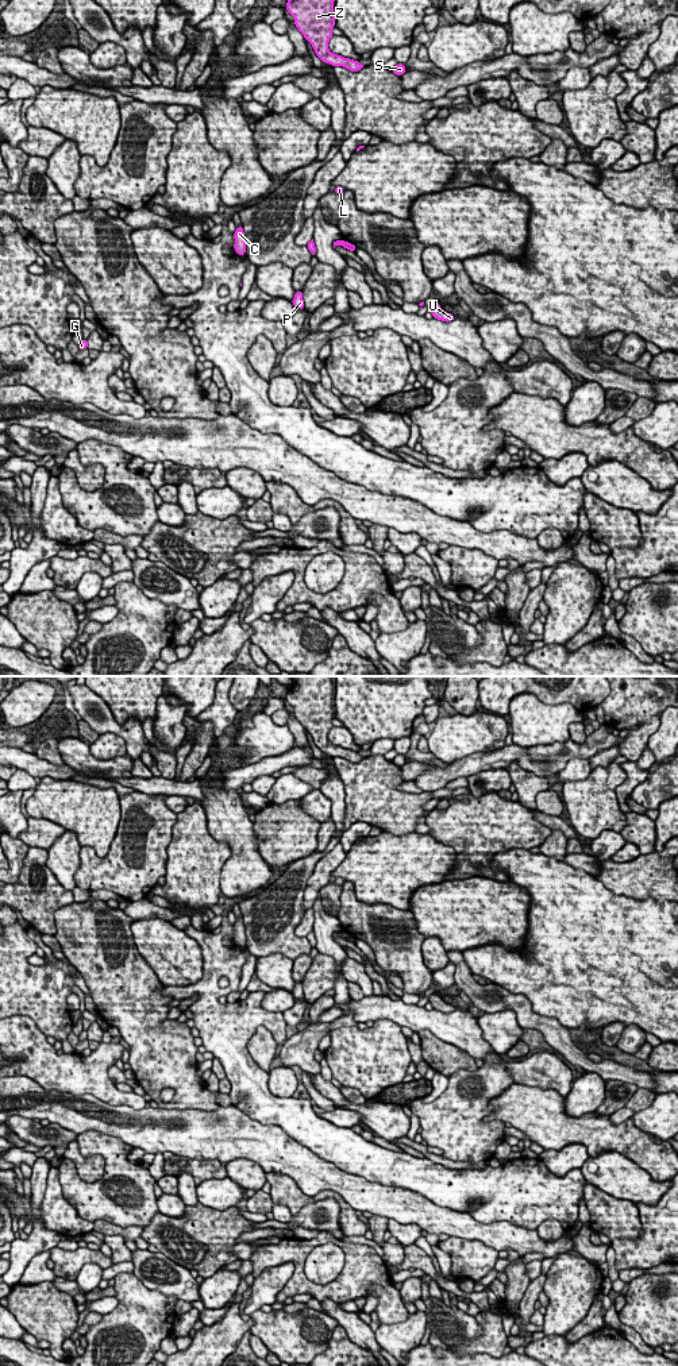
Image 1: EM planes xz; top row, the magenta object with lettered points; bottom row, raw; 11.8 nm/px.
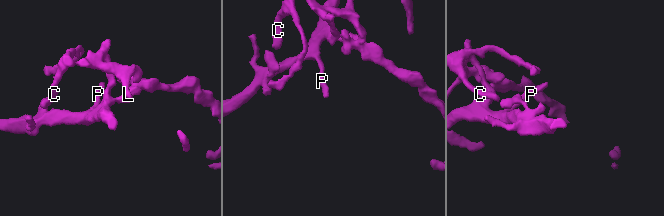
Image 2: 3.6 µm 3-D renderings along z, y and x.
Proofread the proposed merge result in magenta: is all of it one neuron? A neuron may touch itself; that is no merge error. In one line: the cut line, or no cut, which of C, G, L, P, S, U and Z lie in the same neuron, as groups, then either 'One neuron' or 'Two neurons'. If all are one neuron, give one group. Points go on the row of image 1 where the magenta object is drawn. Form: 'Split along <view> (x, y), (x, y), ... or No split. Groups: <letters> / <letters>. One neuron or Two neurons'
Split along xz (341, 240), (342, 244). Groups: C L U / G P S Z. Two neurons

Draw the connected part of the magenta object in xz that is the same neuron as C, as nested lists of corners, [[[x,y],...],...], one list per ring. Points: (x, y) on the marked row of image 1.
[[[238,227],[236,231],[234,232],[234,239],[235,239],[235,252],[238,255],[244,255],[246,254],[246,242],[244,242],[244,232],[243,232],[243,227]]]

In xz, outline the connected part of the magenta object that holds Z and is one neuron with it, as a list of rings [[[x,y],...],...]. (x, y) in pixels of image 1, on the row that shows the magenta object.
[[[288,0],[286,9],[294,19],[294,26],[312,45],[316,55],[331,66],[343,66],[351,72],[359,72],[365,65],[330,51],[328,42],[334,36],[335,0]]]

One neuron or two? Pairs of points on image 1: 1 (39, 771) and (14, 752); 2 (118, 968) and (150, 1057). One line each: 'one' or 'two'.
1: one
2: one

